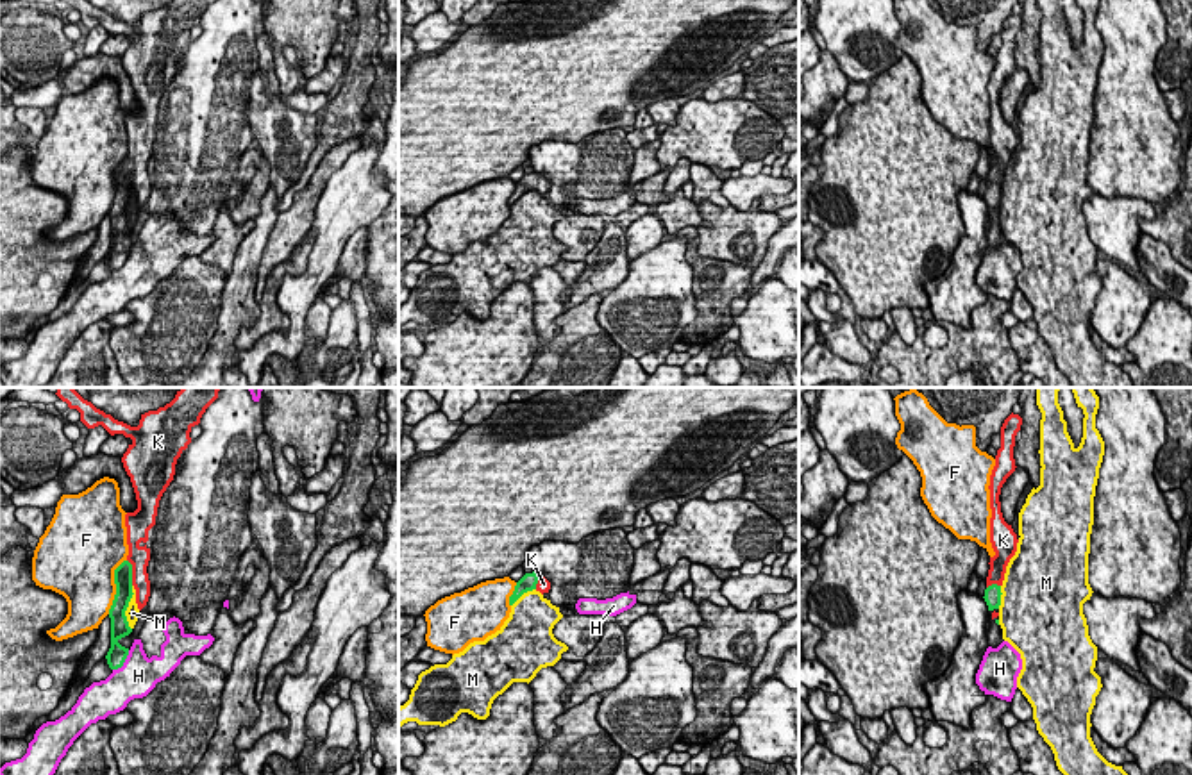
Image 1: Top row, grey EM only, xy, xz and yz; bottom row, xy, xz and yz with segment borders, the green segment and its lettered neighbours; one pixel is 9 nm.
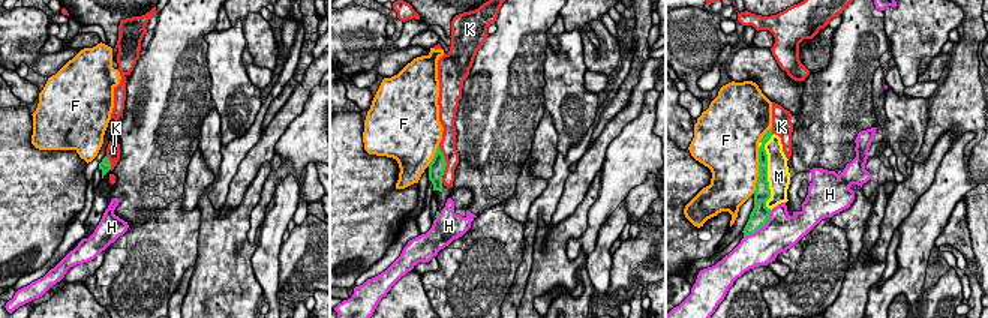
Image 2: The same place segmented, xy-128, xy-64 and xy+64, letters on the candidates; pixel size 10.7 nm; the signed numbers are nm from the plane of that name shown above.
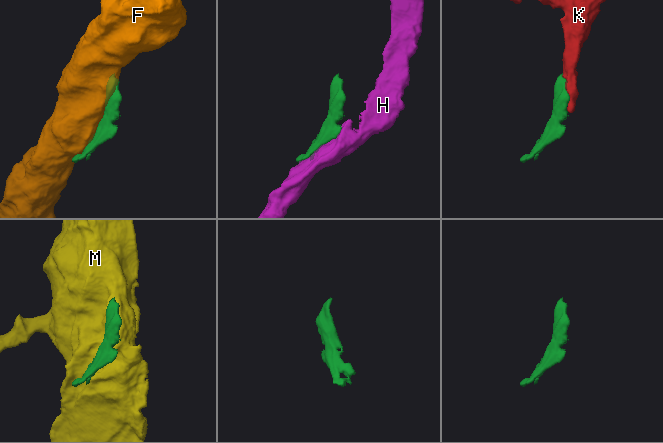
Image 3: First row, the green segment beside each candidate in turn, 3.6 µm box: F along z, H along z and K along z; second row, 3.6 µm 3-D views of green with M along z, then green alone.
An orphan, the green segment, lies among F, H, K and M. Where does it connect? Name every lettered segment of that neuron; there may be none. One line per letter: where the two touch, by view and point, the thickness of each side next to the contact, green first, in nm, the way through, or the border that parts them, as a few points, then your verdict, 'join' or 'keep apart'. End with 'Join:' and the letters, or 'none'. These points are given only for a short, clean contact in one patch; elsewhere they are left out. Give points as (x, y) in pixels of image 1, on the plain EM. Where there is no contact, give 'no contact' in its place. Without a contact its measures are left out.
F: xy (117, 186) | 160/460 nm | keep apart
H: xy (124, 261) | 170/340 nm | keep apart
K: xy (131, 172) | 160/190 nm | join
M: xy (127, 206) | 160/130 nm | keep apart
Join: K

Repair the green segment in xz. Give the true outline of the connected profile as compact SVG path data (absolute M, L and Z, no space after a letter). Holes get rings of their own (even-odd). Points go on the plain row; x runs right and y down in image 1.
M534 171L525 173L516 182L513 195L509 196L509 205L513 205L524 193L533 191L533 189L540 191L541 195L549 193L550 182L543 175L538 175Z

